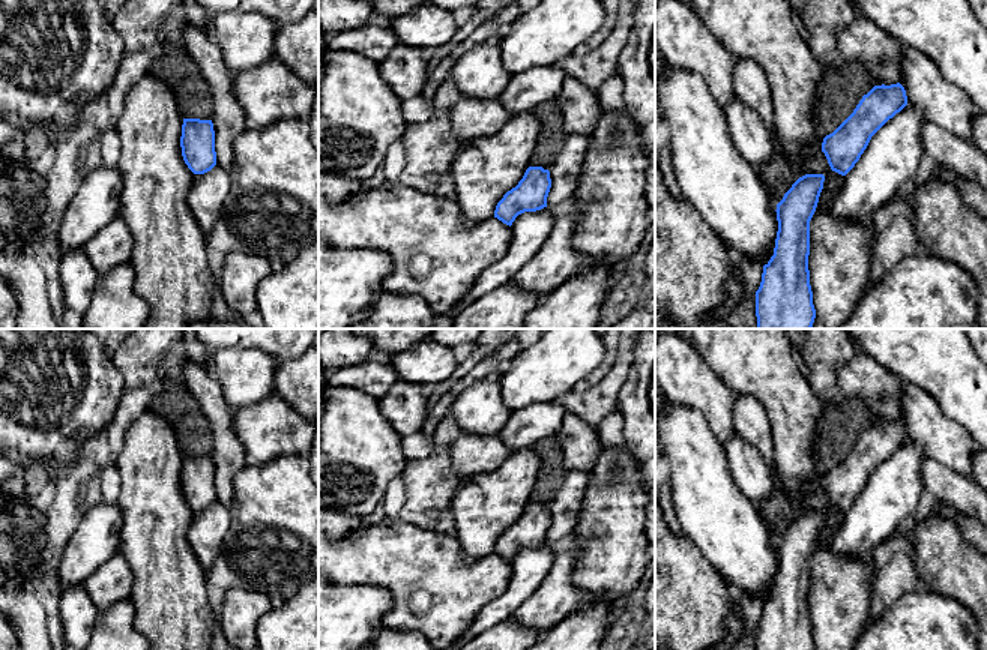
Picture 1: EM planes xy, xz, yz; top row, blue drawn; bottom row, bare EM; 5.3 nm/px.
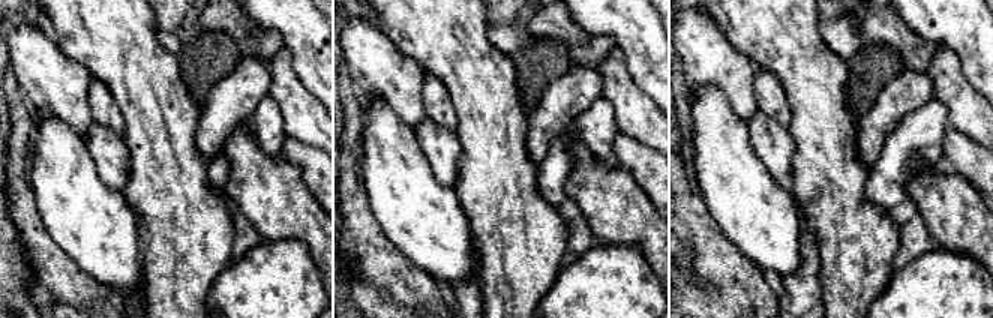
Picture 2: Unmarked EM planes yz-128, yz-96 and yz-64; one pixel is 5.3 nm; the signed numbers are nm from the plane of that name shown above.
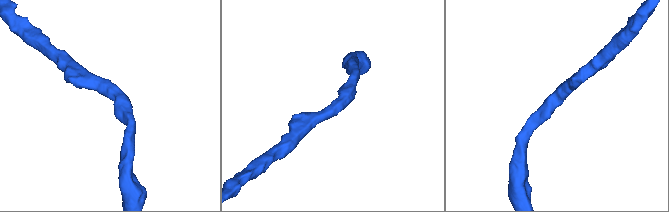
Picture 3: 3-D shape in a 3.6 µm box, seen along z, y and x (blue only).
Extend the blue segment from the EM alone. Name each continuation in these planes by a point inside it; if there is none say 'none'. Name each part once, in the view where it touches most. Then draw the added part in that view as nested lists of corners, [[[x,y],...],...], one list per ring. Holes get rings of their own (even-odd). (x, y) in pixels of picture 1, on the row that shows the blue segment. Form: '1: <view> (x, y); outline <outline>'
1: yz (768, 32); outline [[[685,0],[703,26],[735,59],[756,62],[766,75],[774,110],[774,131],[787,156],[799,159],[798,179],[823,174],[823,189],[810,221],[810,285],[816,318],[811,329],[843,329],[856,303],[868,290],[871,246],[870,219],[850,221],[832,215],[831,204],[844,176],[831,170],[822,152],[823,135],[816,126],[817,87],[826,69],[814,56],[790,0]]]

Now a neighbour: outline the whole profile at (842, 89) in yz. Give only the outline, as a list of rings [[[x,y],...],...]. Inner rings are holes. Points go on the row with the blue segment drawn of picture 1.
[[[859,63],[828,71],[817,87],[814,120],[820,134],[832,134],[873,87],[873,77]]]

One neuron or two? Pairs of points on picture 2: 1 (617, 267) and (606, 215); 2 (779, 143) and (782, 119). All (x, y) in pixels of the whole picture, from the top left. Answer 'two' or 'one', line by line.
1: two
2: two

